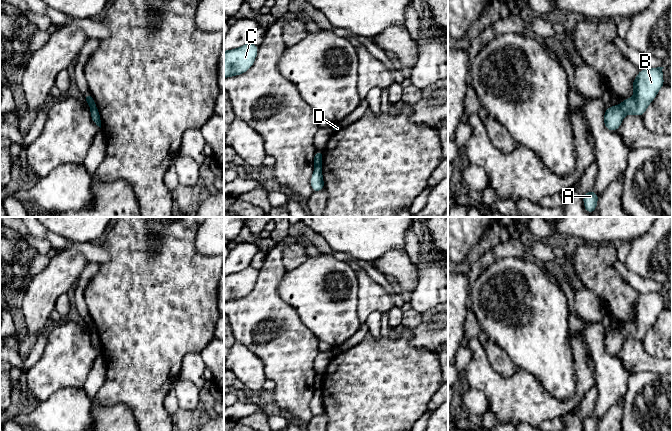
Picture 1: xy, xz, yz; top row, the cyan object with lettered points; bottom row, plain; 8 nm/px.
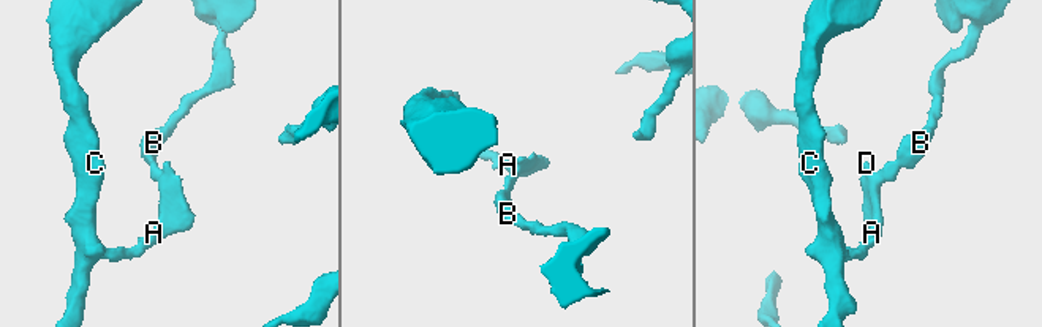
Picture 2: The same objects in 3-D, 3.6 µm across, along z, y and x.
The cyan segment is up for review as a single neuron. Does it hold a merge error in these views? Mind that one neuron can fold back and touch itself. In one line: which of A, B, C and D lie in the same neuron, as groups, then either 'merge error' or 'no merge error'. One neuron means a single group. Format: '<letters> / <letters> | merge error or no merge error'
A C D / B | merge error

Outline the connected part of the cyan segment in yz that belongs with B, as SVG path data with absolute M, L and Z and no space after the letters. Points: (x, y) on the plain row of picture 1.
M662 293L641 294L633 305L634 320L620 327L625 338L642 340L664 309Z

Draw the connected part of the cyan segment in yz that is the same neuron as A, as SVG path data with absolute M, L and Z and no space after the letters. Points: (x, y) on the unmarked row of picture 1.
M593 414L583 420L584 431L596 431L599 420Z

